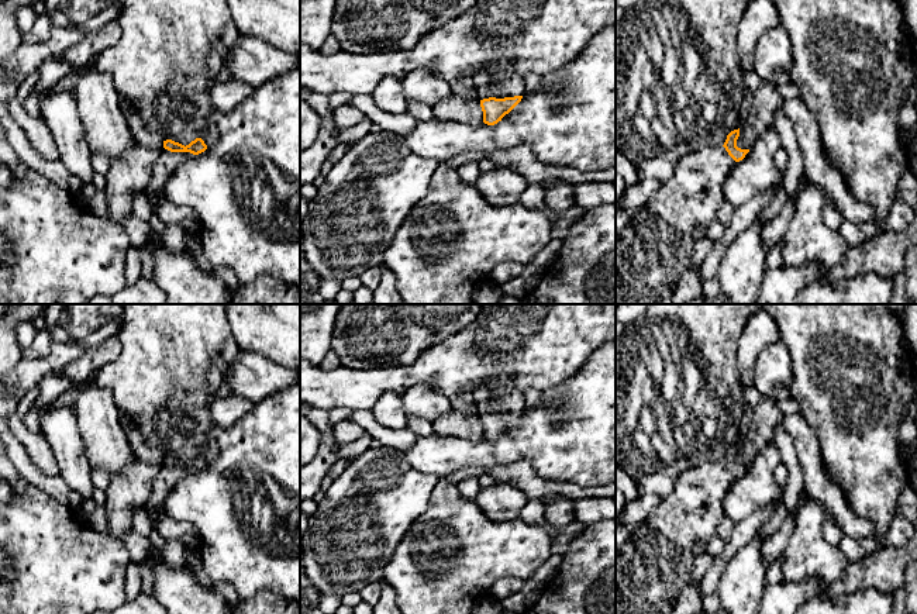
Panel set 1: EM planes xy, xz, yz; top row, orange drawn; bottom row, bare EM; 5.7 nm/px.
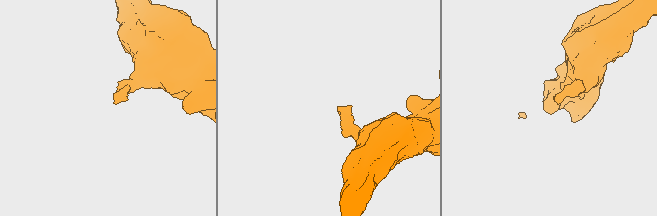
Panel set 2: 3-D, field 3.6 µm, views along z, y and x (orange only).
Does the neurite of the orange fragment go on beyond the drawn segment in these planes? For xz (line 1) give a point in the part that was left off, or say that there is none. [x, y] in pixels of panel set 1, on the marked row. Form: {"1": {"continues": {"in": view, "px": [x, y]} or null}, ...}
{"1": {"continues": {"in": "xz", "px": [509, 86]}}}

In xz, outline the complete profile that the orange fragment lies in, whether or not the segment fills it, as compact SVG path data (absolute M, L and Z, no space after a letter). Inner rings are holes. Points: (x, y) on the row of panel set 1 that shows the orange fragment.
M479 70L472 80L483 111L483 123L487 125L501 121L521 101L525 90L520 75L493 82L486 70Z

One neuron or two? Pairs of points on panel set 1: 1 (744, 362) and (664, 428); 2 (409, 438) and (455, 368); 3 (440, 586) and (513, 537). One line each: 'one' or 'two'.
1: two
2: two
3: one

